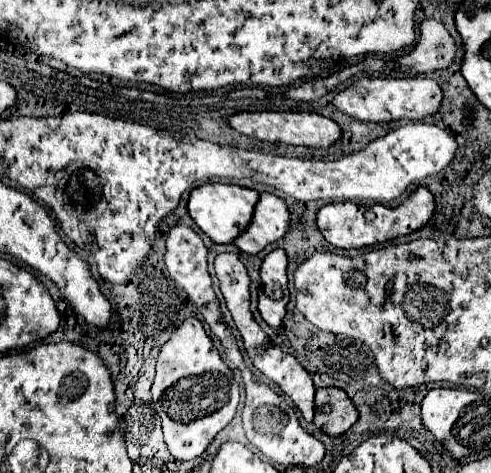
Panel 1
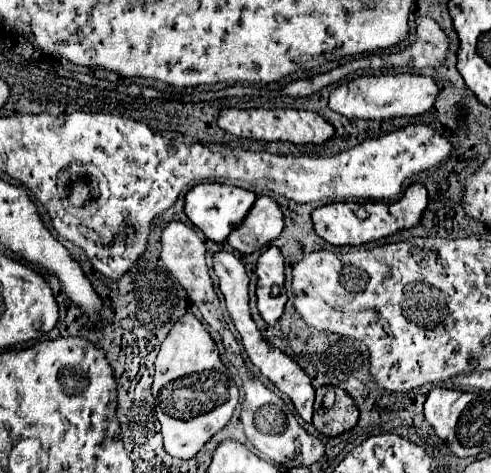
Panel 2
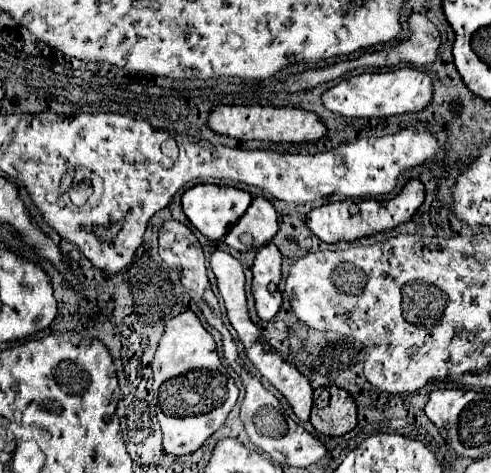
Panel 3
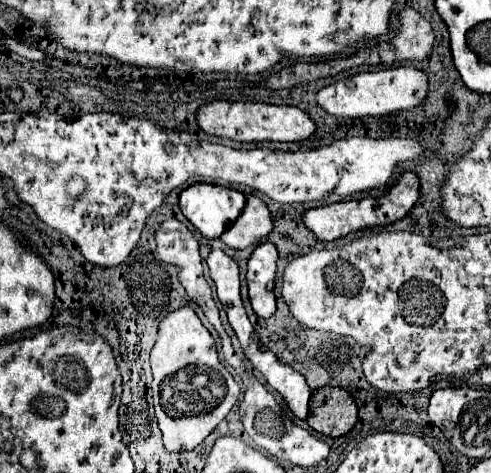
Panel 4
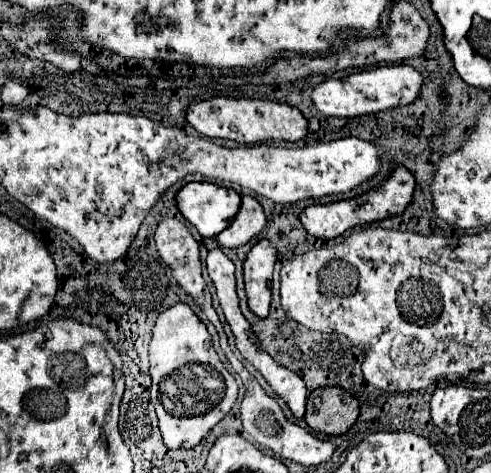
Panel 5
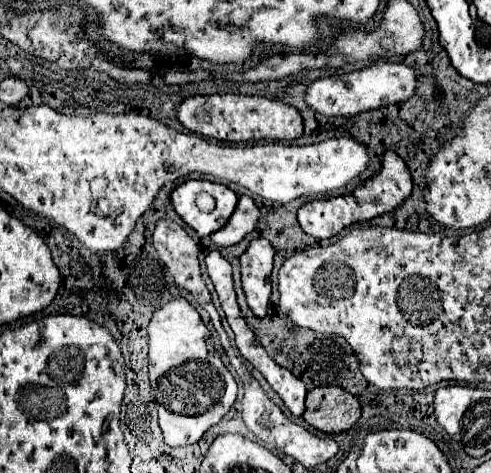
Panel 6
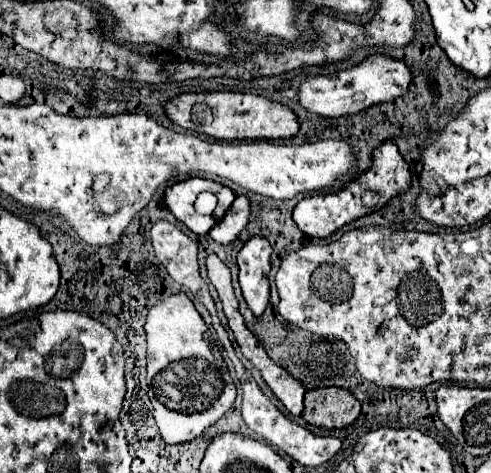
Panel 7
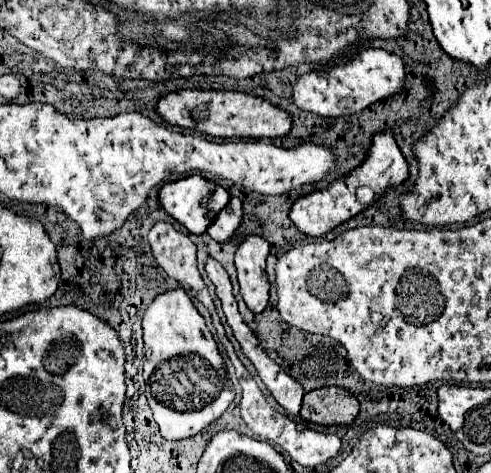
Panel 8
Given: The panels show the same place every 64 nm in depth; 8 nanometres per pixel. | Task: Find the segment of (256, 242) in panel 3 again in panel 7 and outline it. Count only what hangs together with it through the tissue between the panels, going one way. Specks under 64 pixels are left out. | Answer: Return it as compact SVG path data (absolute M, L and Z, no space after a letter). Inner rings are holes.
M236 196L236 200L232 202L232 208L224 214L220 224L216 224L210 230L210 236L218 244L234 242L238 238L238 234L244 230L244 226L248 224L248 216L250 216L250 202L248 202L248 198L246 196Z

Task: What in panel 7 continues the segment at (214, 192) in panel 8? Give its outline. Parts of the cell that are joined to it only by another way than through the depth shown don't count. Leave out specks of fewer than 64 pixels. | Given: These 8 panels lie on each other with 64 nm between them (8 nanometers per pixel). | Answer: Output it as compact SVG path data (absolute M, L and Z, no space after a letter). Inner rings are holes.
M188 178L174 186L168 186L164 192L164 204L174 214L176 220L180 220L186 228L190 228L194 234L208 234L218 220L226 214L226 210L234 202L234 192L214 180L206 178ZM200 192L212 192L218 198L218 206L210 216L202 216L196 212L194 202Z

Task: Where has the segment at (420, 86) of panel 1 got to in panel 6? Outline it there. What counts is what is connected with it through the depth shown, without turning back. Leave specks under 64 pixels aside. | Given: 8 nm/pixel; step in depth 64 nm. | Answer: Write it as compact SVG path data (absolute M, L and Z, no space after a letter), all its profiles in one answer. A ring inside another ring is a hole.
M376 60L362 70L342 74L342 76L326 76L314 80L306 88L306 104L324 116L354 116L366 110L382 108L388 104L398 104L408 100L414 94L416 76L410 76L410 68L406 64L394 64L388 60Z

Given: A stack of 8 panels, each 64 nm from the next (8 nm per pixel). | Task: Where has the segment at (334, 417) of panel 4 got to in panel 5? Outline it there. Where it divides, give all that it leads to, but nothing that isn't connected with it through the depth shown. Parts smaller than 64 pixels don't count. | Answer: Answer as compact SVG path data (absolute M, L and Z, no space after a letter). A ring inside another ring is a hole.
M332 386L310 392L304 420L316 432L338 436L352 428L358 414L358 400L346 390ZM316 398L320 398L320 402L316 402Z

